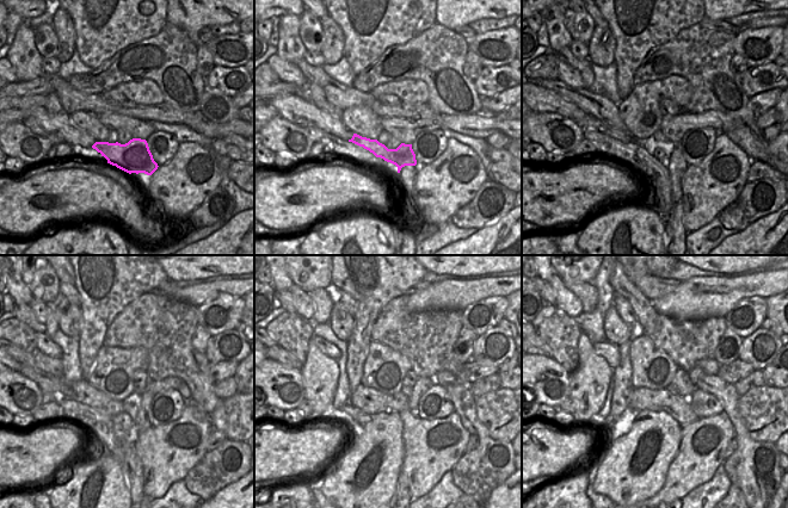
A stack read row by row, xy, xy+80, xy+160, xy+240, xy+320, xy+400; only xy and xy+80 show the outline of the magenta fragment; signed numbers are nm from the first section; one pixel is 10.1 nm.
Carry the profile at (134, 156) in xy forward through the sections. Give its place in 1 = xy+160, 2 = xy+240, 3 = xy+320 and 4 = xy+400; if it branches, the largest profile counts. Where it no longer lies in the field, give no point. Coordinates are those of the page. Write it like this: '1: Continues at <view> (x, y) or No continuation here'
1: Continues at xy+160 (588, 123)
2: Continues at xy+240 (50, 384)
3: Continues at xy+320 (278, 354)
4: Continues at xy+400 (546, 351)

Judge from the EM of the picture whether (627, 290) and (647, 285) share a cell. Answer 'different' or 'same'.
different

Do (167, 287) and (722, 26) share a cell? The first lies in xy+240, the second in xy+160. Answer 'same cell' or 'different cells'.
same cell

